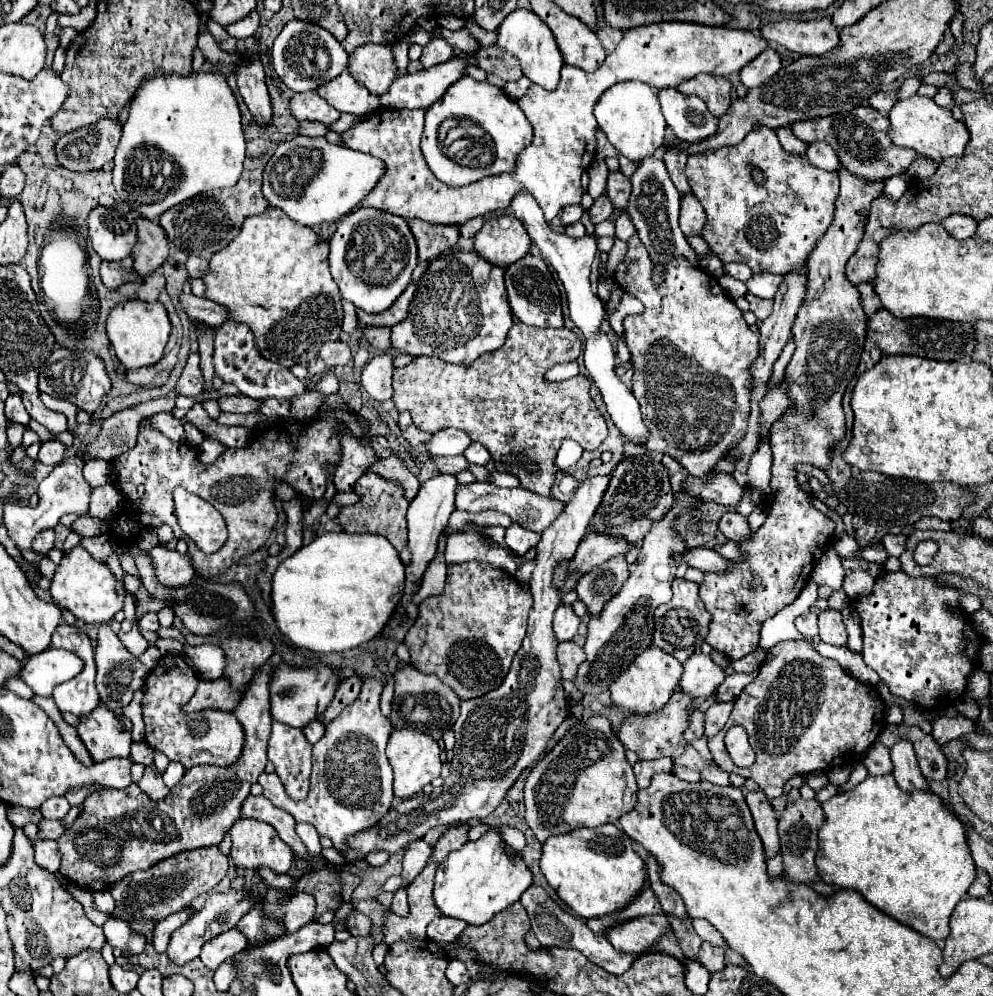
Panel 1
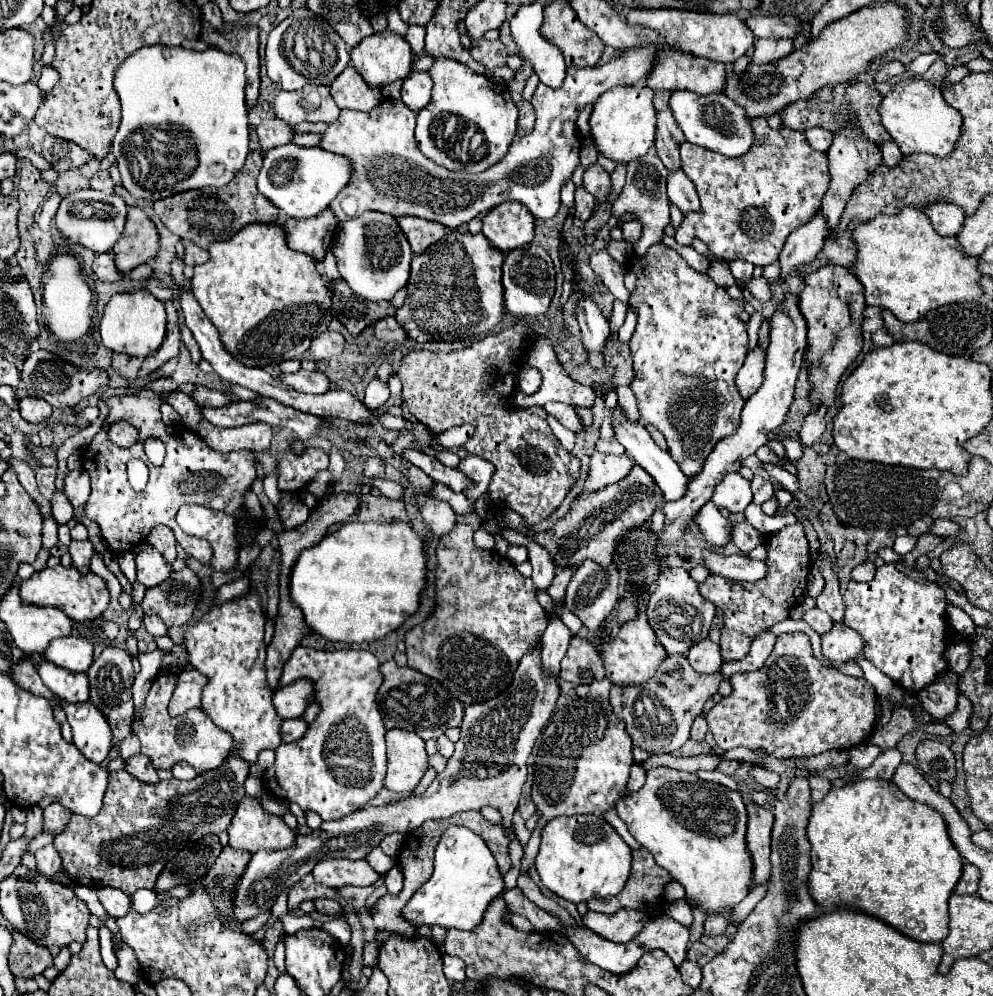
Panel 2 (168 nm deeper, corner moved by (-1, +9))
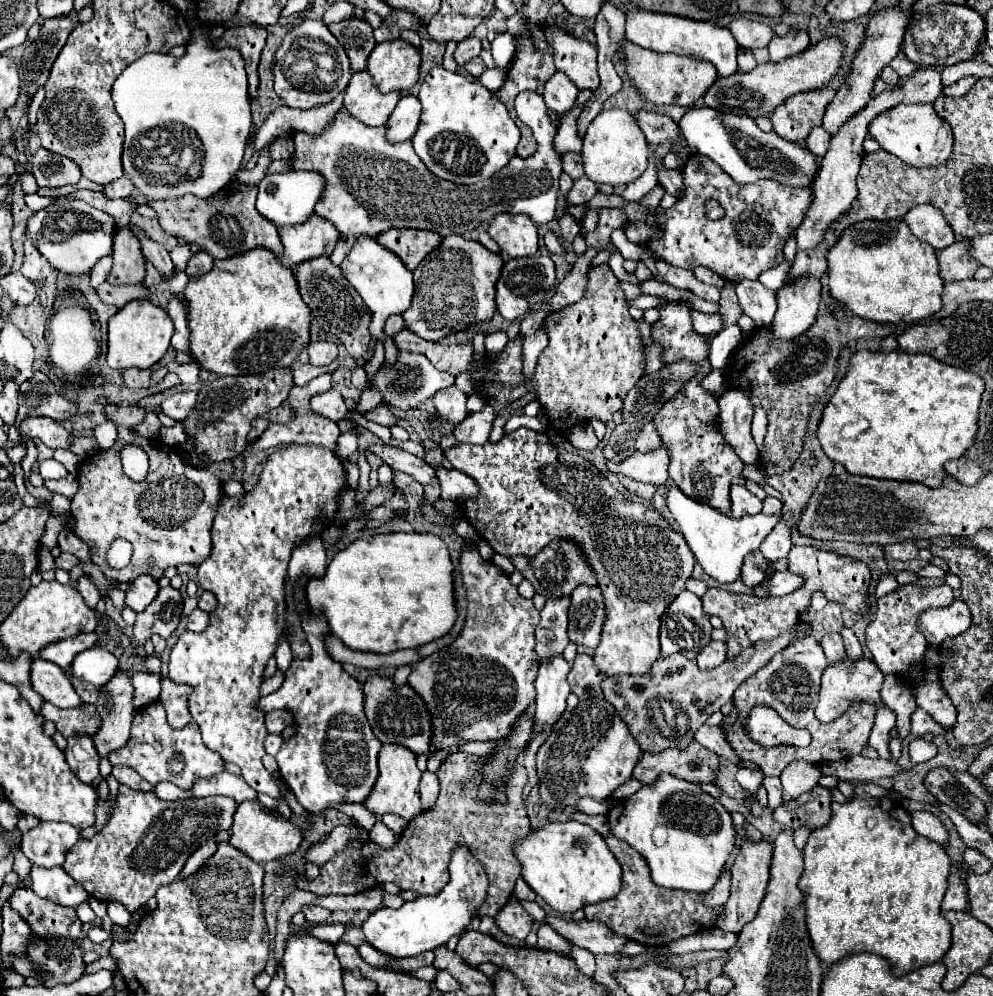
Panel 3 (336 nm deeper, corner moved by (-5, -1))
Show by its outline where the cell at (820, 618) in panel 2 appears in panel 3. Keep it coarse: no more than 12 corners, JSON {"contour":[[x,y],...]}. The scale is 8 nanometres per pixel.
{"contour":[[826,634],[820,642],[828,664],[842,662],[840,634]]}

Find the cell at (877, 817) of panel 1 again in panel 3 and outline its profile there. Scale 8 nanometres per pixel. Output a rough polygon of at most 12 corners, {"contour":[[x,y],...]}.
{"contour":[[868,800],[804,848],[824,970],[900,978],[950,948],[942,844]]}

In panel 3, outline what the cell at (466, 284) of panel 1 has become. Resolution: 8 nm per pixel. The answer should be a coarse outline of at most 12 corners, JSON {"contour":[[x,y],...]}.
{"contour":[[442,238],[414,270],[406,328],[440,340],[490,320],[504,260]]}

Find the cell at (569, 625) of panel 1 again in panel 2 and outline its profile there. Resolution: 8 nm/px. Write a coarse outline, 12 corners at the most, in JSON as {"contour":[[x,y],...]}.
{"contour":[[558,616],[540,638],[544,668],[558,676],[570,630]]}

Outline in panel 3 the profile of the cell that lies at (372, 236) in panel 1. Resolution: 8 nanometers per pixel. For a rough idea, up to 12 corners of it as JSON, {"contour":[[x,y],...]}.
{"contour":[[358,238],[342,272],[370,308],[385,363],[398,349],[384,322],[404,314],[412,272],[374,238]]}

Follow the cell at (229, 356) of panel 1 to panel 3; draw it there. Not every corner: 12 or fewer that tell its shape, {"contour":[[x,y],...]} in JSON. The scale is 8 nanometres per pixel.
{"contour":[[336,390],[312,398],[314,410],[334,422],[348,414]]}

